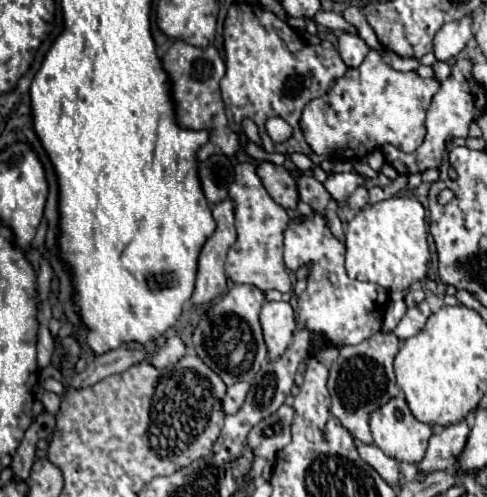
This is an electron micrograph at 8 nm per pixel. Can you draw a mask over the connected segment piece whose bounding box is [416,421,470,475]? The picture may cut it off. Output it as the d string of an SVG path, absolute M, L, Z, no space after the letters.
M466 421L448 425L442 431L434 433L428 443L424 459L420 463L416 463L418 473L424 471L424 475L428 475L432 471L452 471L466 445L468 433L470 433L470 429L468 429Z

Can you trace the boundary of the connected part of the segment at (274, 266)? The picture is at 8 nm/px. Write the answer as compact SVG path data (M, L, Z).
M252 163L236 165L236 177L230 187L230 199L236 201L236 231L238 239L230 247L226 257L226 275L234 283L250 283L262 291L278 289L282 293L292 291L292 281L282 259L284 247L284 227L288 227L290 217L284 207L280 207L262 185L256 167Z

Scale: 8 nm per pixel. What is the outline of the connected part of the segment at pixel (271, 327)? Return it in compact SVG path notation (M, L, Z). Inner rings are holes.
M266 301L260 311L260 325L264 331L270 361L280 359L280 355L284 355L288 343L292 341L292 333L296 329L294 309L290 307L290 303L284 301Z

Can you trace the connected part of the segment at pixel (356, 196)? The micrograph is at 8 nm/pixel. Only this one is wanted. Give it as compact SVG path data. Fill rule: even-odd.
M358 187L350 197L348 197L348 207L352 209L362 209L364 205L368 205L368 189L366 187Z

